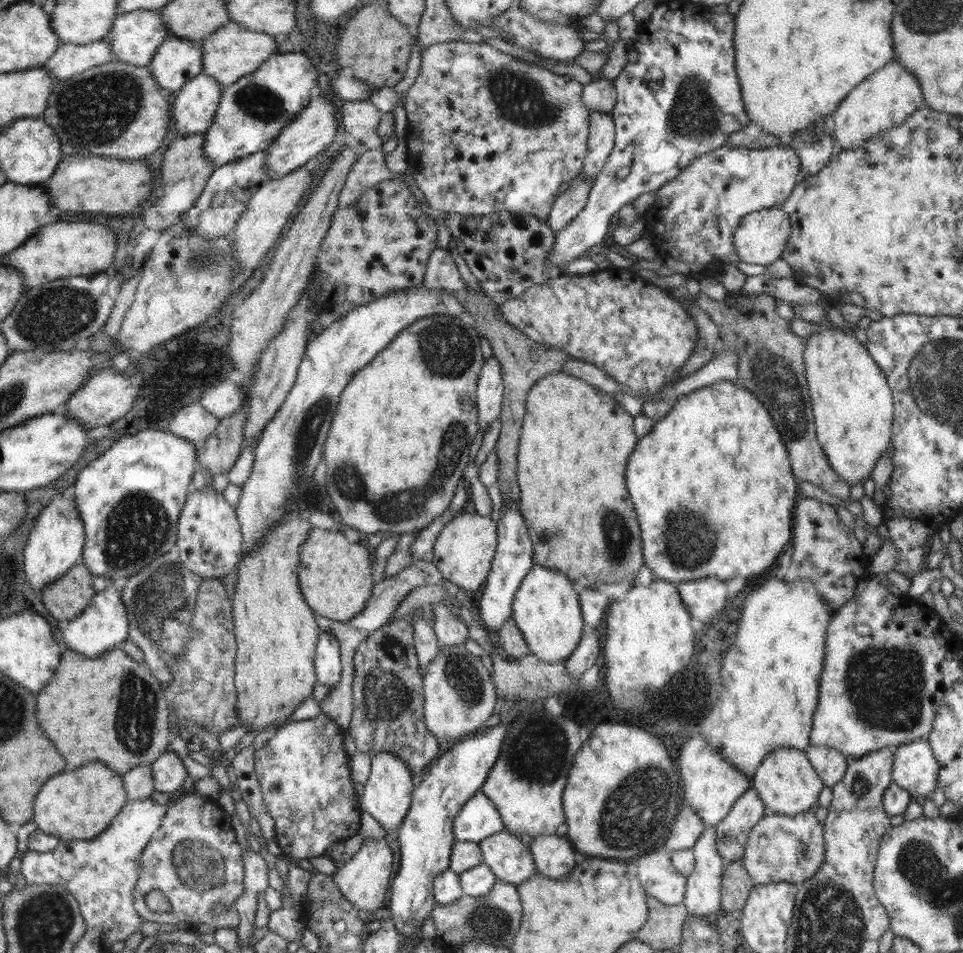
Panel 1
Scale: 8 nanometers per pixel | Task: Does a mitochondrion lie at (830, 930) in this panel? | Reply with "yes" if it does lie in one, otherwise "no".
yes

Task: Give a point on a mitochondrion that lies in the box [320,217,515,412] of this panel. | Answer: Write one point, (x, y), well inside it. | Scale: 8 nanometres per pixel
(448, 350)

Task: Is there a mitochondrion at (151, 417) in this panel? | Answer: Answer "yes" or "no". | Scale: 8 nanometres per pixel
no

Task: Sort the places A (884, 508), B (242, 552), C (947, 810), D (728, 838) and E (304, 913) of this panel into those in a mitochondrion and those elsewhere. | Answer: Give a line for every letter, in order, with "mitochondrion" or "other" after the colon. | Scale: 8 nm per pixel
A: other
B: other
C: other
D: mitochondrion
E: other

